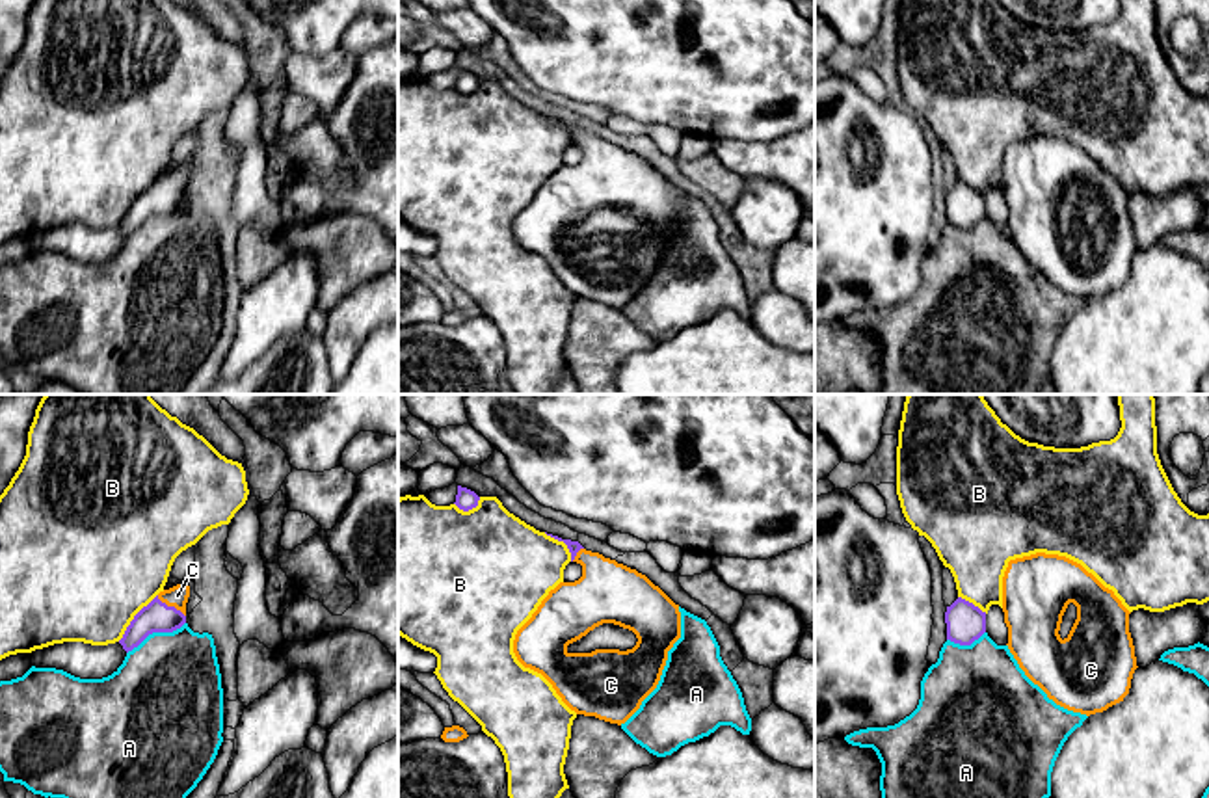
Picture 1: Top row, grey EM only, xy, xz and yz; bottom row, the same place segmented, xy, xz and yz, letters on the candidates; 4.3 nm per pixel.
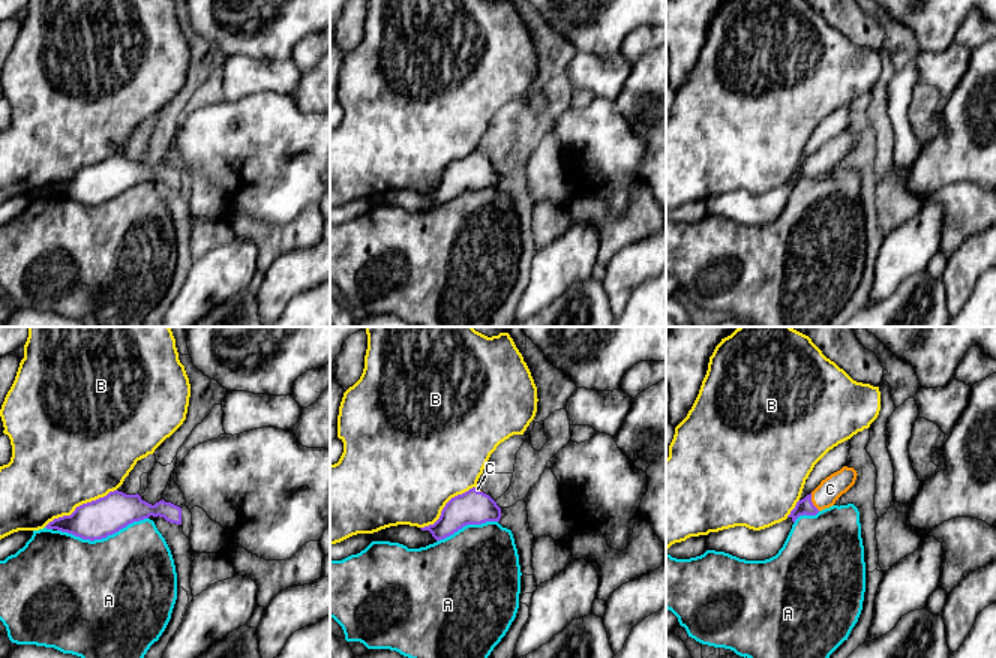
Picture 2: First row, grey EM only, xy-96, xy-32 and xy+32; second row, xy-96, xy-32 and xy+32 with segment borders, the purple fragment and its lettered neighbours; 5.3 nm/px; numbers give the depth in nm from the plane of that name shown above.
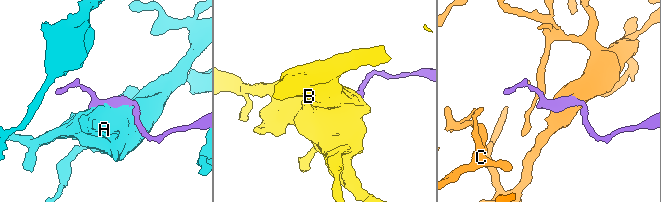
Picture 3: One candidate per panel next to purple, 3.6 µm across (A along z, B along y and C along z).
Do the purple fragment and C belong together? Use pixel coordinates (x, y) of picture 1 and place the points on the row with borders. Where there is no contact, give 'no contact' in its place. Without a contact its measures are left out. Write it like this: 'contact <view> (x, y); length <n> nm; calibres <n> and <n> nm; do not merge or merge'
contact xy (172, 607); length 160 nm; calibres 140 and 90 nm; merge

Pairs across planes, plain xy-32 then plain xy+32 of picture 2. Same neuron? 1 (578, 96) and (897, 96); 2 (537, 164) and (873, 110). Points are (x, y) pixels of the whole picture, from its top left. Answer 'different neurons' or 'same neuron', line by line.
1: different neurons
2: same neuron

